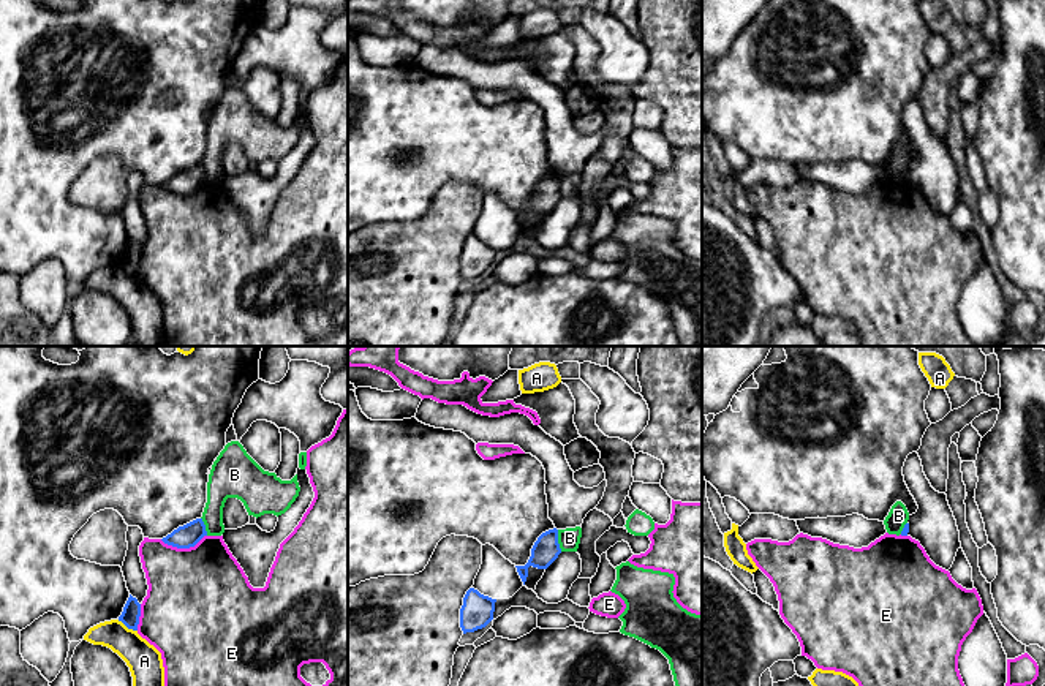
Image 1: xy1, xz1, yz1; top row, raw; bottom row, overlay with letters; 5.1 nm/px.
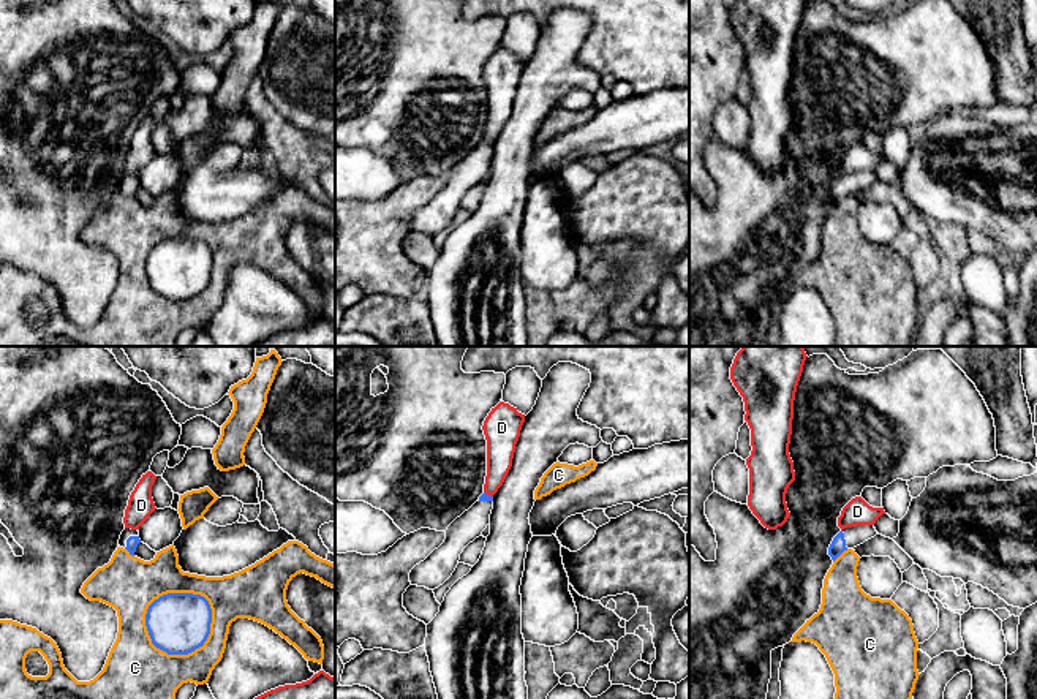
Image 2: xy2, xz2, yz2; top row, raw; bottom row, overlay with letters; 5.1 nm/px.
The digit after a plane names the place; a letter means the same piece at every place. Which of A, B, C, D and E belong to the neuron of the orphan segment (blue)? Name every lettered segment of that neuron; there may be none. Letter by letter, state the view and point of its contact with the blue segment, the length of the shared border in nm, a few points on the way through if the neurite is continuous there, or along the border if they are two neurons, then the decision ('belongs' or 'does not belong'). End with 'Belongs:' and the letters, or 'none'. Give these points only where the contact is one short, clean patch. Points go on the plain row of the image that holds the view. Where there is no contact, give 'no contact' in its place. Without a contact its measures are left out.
A: contact xy1 (127, 272); length 120 nm; does not belong
B: contact xz1 (557, 187); length 110 nm; border xz1 (557, 176), (557, 188), (562, 196); does not belong
C: contact xy2 (198, 293); length 360 nm; does not belong
D: contact xz2 (489, 141); length 60 nm; does not belong
E: contact xy1 (182, 193); length 240 nm; does not belong
Belongs: none

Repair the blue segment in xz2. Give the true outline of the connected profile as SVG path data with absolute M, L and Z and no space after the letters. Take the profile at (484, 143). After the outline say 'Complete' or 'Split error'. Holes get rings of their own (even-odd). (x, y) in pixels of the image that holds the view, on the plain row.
M485 138L446 176L444 188L409 218L411 231L435 236L455 217L463 195L482 180L490 169L493 142Z. Split error

